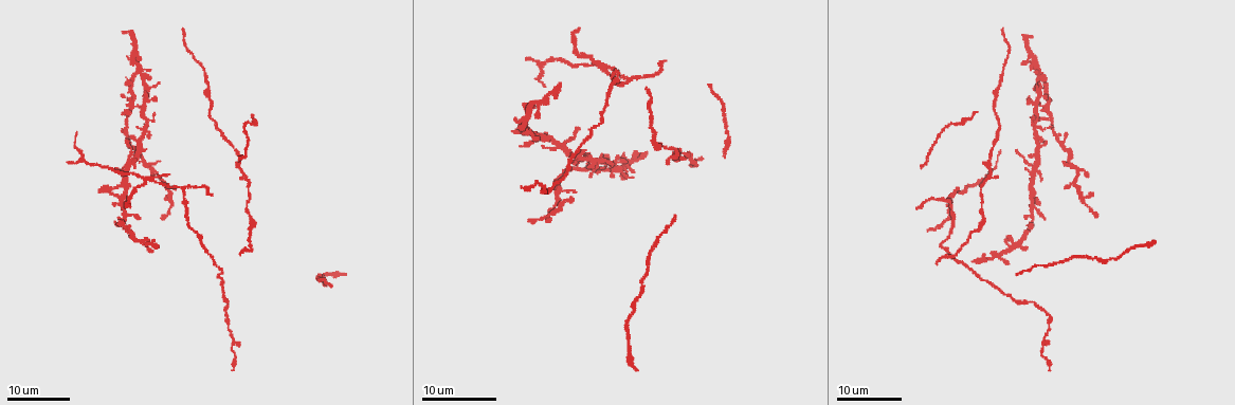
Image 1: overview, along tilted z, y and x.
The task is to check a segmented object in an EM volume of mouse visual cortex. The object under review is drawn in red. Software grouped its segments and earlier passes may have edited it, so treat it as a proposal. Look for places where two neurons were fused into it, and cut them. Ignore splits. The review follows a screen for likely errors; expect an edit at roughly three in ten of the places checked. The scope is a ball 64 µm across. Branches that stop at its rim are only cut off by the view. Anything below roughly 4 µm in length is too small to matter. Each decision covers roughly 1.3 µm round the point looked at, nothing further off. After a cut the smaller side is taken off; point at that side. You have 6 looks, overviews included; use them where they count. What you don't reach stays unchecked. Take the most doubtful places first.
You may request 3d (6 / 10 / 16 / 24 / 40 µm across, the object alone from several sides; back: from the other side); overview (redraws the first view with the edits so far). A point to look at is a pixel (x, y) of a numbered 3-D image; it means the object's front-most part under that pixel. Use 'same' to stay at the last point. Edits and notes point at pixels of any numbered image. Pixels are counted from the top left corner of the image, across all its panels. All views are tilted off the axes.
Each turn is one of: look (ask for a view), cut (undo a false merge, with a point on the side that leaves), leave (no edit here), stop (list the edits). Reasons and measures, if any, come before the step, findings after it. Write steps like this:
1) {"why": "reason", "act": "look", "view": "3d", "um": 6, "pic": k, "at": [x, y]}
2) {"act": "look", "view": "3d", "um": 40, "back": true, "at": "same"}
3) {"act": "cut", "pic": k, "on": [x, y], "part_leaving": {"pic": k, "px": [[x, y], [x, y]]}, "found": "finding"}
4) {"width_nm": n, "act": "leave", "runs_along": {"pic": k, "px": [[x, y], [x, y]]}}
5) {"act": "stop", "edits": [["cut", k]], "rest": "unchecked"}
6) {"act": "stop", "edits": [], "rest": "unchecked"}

{"why": "side arm on a straight run", "act": "look", "view": "3d", "um": 24, "pic": 1, "at": [147, 183]}

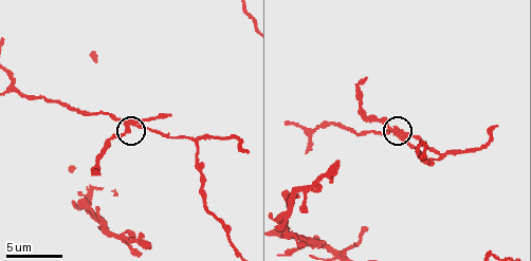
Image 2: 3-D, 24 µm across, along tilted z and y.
{"why": "zoom in", "act": "look", "view": "3d", "um": 10, "pic": 2, "at": [128, 126]}

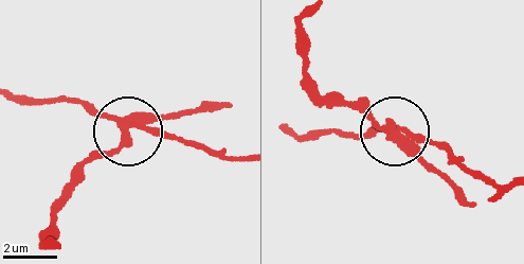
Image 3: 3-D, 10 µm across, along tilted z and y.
{"act": "cut", "pic": 3, "on": [106, 155], "part_leaving": {"pic": 3, "px": [[396, 137], [320, 90], [299, 46], [308, 18]]}, "found": "a second neuron is stuck on"}

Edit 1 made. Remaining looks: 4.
{"why": "three arms meet", "act": "look", "view": "3d", "um": 6, "pic": 2, "at": [439, 155]}

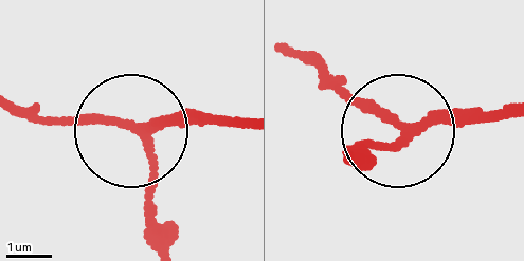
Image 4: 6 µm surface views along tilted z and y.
{"act": "look", "view": "3d", "um": 6, "back": true, "pic": 4, "at": [409, 128]}

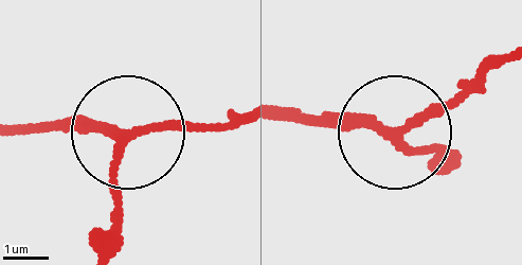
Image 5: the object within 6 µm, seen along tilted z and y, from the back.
{"side_arm_um": 8, "act": "leave", "found": "all the same neuron"}

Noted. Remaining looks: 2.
{"why": "looks like a crossing", "act": "look", "view": "3d", "um": 24, "pic": 1, "at": [137, 68]}

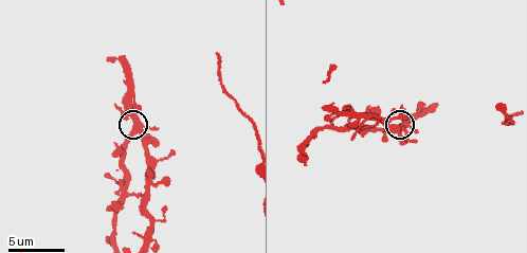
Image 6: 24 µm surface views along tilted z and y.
{"why": "closer look", "act": "look", "view": "3d", "um": 10, "pic": 6, "at": [134, 127]}

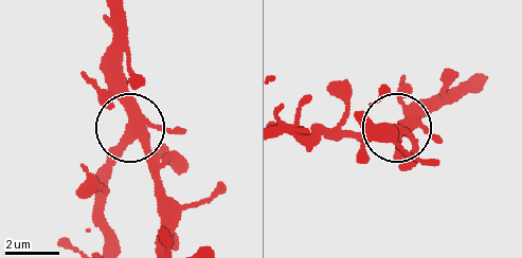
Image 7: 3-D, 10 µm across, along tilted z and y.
{"act": "leave", "found": "all the same neuron"}

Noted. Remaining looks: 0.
{"act": "stop", "edits": [["cut", 3]], "rest": "unchecked"}

